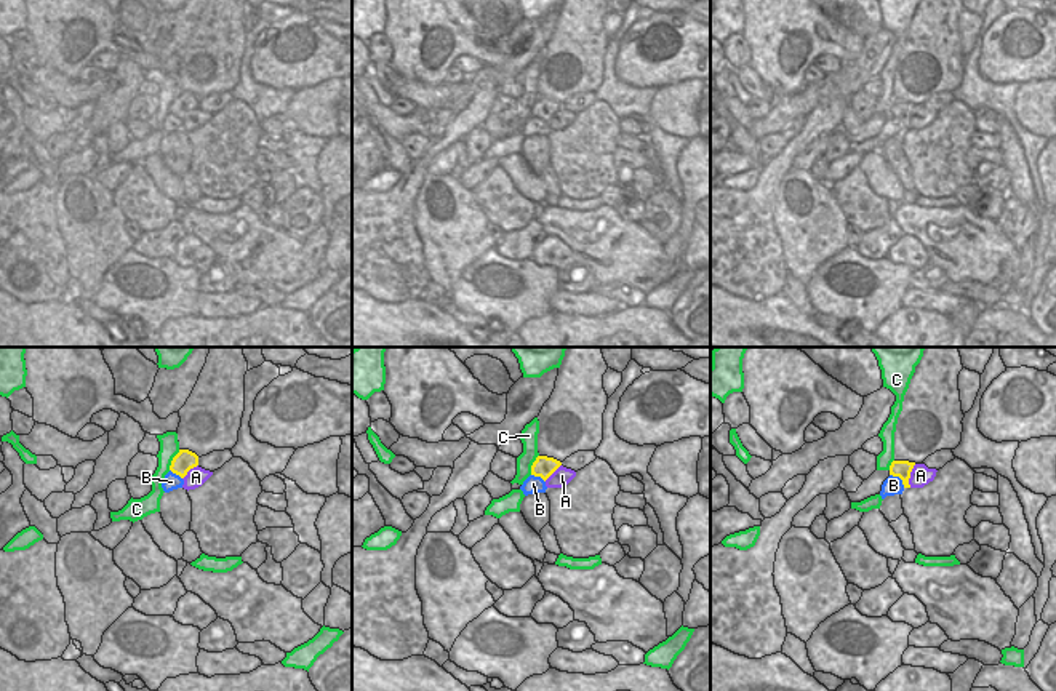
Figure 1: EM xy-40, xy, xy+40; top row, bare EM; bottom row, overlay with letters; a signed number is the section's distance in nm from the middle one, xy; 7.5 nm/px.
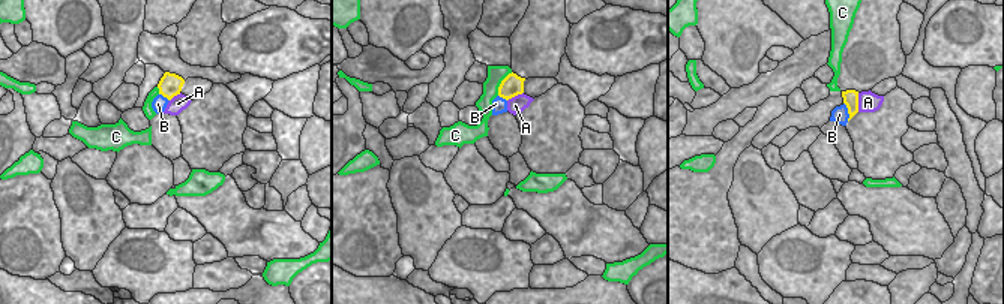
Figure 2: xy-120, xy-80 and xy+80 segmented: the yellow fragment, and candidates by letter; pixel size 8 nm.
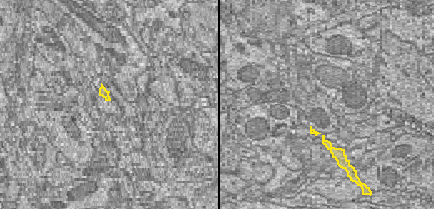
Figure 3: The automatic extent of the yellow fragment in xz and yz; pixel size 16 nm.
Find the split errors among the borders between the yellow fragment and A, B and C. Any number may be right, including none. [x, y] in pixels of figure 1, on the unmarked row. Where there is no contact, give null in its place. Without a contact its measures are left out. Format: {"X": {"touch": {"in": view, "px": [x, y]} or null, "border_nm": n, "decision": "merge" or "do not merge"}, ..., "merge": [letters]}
{"A": {"touch": {"in": "xy+40", "px": [909, 117]}, "border_nm": 190, "decision": "do not merge"}, "B": {"touch": {"in": "xy+40", "px": [900, 119]}, "border_nm": 160, "decision": "do not merge"}, "C": {"touch": {"in": "xy-40", "px": [173, 101]}, "border_nm": 180, "decision": "do not merge"}, "merge": []}

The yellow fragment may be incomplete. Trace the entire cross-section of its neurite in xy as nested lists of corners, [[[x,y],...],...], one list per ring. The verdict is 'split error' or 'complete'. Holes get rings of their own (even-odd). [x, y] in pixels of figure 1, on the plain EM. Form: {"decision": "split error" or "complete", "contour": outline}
{"decision": "complete", "contour": [[[538,98],[531,107],[531,117],[546,123],[560,107],[562,104],[554,99]]]}

